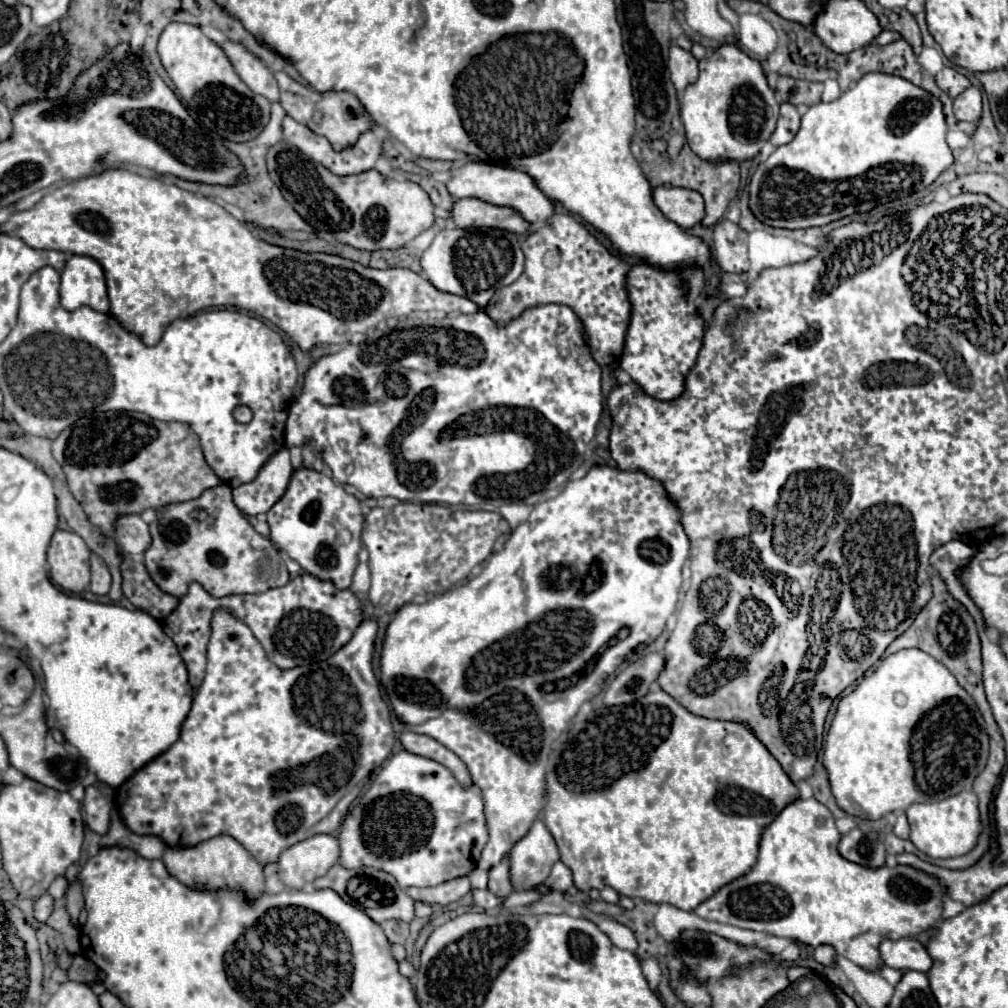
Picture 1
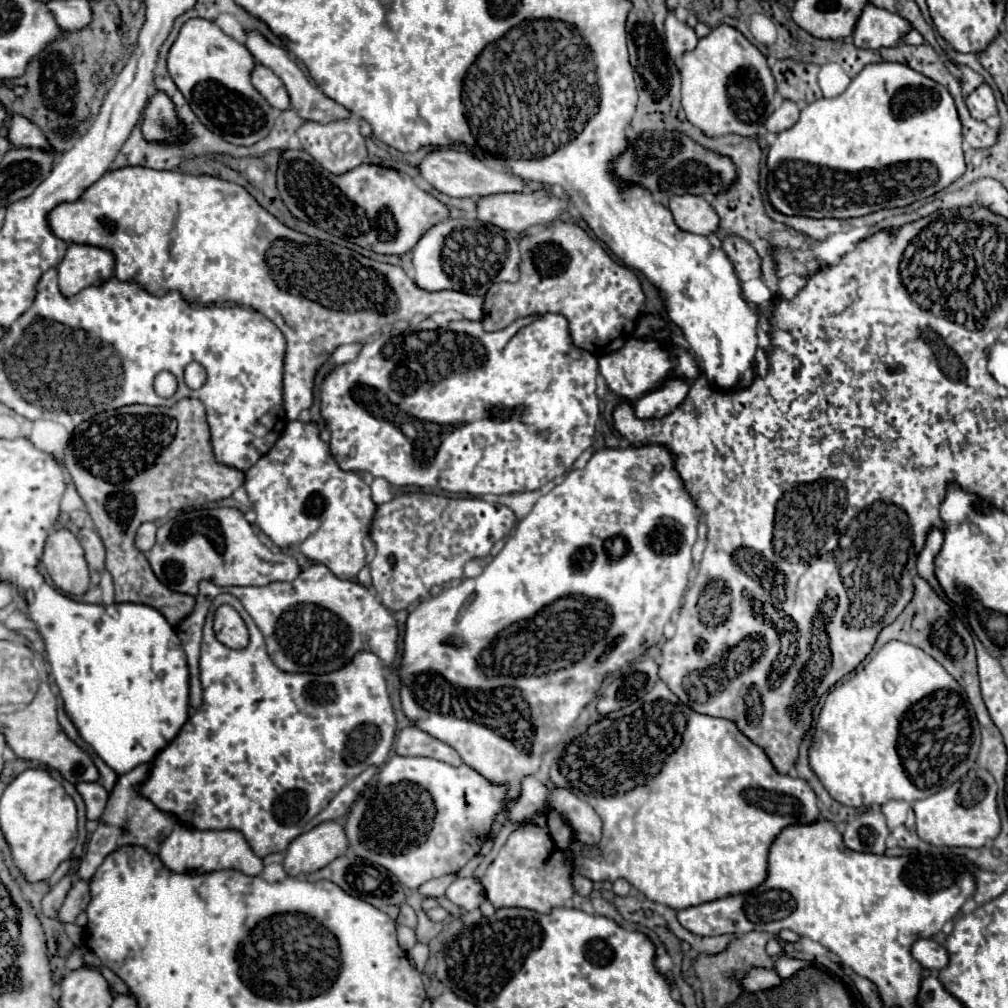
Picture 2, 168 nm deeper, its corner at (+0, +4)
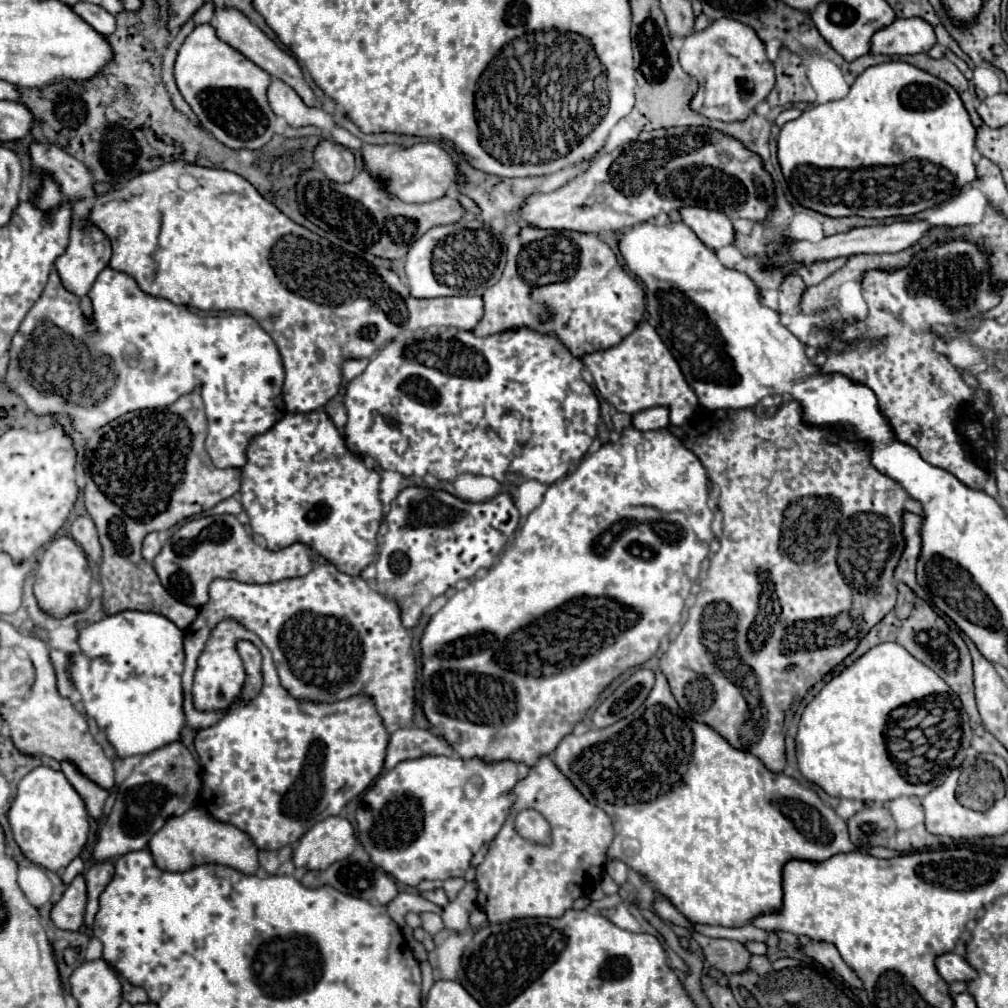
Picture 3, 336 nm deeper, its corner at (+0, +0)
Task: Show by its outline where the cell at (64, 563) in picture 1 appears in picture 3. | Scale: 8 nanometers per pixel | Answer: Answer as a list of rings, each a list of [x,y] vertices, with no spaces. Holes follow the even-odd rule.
[[[58,537],[46,547],[38,561],[34,595],[44,611],[54,617],[64,617],[74,611],[84,611],[90,605],[90,583],[92,571],[84,549],[80,549],[80,545],[76,545],[76,541],[72,541],[70,537]]]

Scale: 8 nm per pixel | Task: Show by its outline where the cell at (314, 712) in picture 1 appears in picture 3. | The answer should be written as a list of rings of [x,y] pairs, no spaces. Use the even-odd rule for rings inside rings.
[[[224,619],[212,629],[204,653],[198,657],[192,695],[196,709],[224,713],[218,723],[198,729],[194,735],[194,749],[202,765],[200,807],[210,811],[214,819],[248,833],[260,851],[274,851],[298,843],[318,821],[339,815],[343,807],[369,788],[384,769],[390,733],[376,711],[374,699],[370,695],[354,695],[336,703],[316,703],[292,697],[278,681],[268,647],[236,619]],[[238,639],[248,639],[262,651],[262,689],[248,701],[240,697],[246,683],[246,669],[234,647]]]

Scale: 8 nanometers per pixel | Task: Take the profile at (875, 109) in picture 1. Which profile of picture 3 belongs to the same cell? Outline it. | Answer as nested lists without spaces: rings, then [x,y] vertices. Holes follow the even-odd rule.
[[[890,61],[890,63],[880,63],[874,67],[868,67],[850,87],[850,93],[840,99],[840,101],[830,101],[824,105],[814,105],[812,109],[804,111],[798,119],[788,121],[778,137],[778,163],[782,169],[782,175],[786,177],[788,189],[794,195],[796,203],[812,209],[816,213],[828,215],[828,217],[850,217],[850,215],[858,215],[858,217],[866,217],[866,219],[888,219],[888,217],[906,217],[906,215],[916,215],[928,207],[934,207],[950,197],[954,197],[966,183],[974,181],[976,177],[976,169],[972,163],[972,153],[974,153],[974,125],[958,97],[958,93],[944,83],[942,79],[924,73],[922,69],[916,69],[910,63],[904,61]]]

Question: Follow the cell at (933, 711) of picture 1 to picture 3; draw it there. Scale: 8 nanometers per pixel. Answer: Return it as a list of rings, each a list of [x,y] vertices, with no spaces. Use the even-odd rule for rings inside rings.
[[[884,643],[870,649],[854,665],[832,677],[802,713],[796,735],[796,757],[800,773],[820,785],[830,797],[888,803],[896,797],[924,797],[942,785],[948,773],[964,761],[964,729],[960,705],[950,685],[928,665],[912,657],[898,643]],[[930,695],[948,695],[958,717],[952,727],[928,739],[928,755],[922,761],[906,753],[904,737],[890,735],[888,719],[898,707],[922,701]]]

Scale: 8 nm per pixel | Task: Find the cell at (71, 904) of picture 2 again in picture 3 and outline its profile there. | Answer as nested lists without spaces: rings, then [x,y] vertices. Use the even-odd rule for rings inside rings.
[[[104,861],[100,865],[92,865],[86,873],[86,913],[84,913],[84,923],[86,927],[92,927],[96,909],[98,909],[98,895],[104,891],[104,885],[112,879],[112,861]]]

